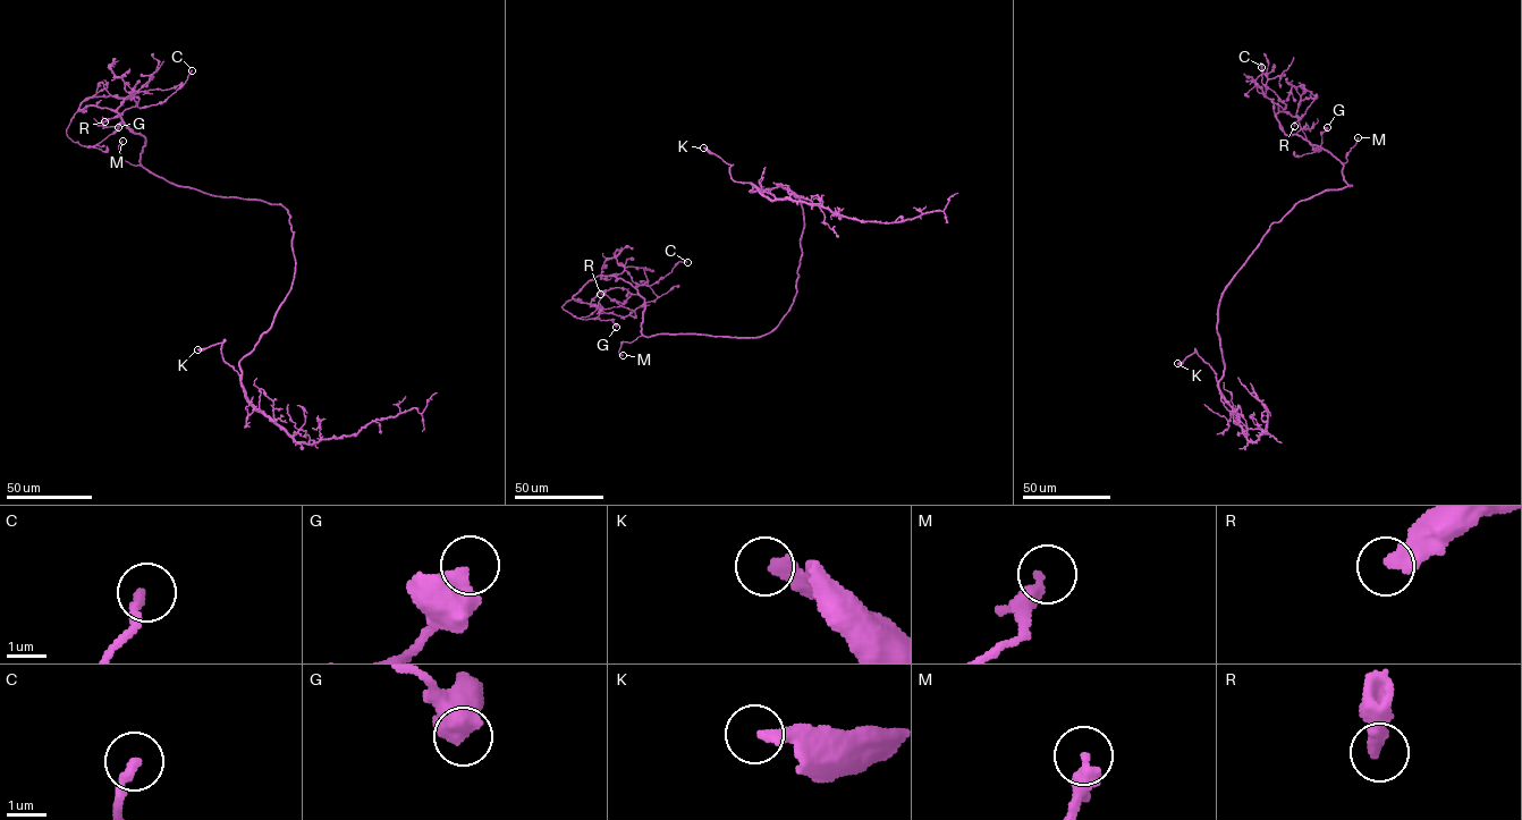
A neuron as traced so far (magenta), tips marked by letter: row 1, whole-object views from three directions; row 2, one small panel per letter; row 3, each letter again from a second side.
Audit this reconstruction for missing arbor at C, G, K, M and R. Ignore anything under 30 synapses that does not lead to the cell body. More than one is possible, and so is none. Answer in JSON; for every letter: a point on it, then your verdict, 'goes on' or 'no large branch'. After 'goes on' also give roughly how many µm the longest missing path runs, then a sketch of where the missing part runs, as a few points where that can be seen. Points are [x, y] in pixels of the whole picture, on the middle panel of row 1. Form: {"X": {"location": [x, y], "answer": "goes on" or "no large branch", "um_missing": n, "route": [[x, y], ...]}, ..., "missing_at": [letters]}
{"C": {"location": [687, 262], "answer": "no large branch"}, "G": {"location": [616, 327], "answer": "no large branch"}, "K": {"location": [703, 148], "answer": "goes on", "um_missing": 45}, "M": {"location": [623, 355], "answer": "no large branch"}, "R": {"location": [600, 294], "answer": "no large branch"}, "missing_at": ["K"]}

